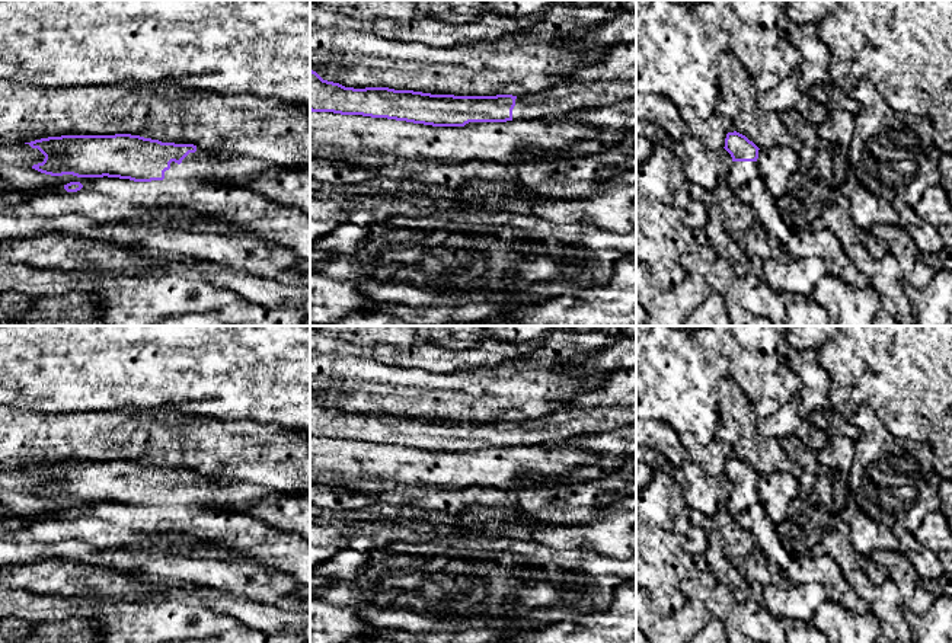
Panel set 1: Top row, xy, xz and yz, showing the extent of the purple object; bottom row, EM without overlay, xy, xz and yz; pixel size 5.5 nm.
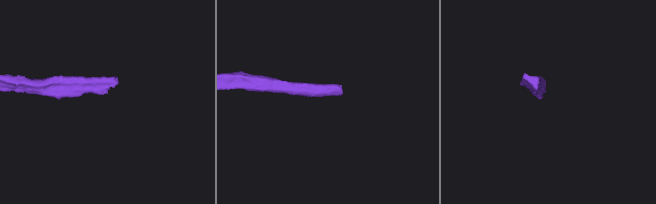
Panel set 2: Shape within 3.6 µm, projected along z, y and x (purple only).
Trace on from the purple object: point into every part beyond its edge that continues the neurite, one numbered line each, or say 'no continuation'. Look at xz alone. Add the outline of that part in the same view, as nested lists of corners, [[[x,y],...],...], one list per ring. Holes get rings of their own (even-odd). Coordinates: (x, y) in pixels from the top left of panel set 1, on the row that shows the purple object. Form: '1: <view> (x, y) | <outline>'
1: xz (564, 98) | [[[636,80],[556,83],[537,92],[518,95],[512,121],[562,116],[581,109],[613,106],[617,100],[636,96]]]

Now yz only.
1: yz (741, 172) | [[[732,161],[731,170],[726,176],[726,183],[735,192],[745,186],[753,179],[758,177],[758,163],[757,161]]]

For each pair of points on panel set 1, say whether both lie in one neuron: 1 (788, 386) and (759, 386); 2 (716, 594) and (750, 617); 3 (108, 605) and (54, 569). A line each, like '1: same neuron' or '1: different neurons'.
1: same neuron
2: same neuron
3: different neurons

